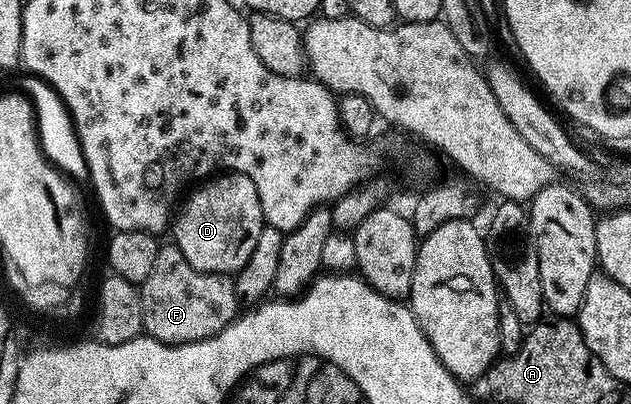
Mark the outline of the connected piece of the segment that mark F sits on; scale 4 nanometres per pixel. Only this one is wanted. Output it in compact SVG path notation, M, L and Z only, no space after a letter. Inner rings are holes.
M176 243L158 246L155 269L139 285L141 293L141 326L144 334L161 343L195 343L227 329L242 310L233 279L228 275L197 271L183 257Z

